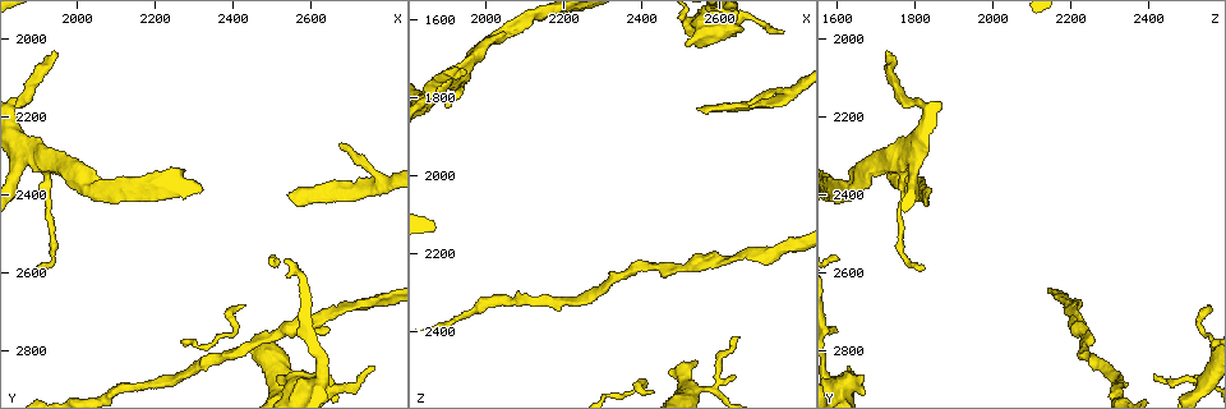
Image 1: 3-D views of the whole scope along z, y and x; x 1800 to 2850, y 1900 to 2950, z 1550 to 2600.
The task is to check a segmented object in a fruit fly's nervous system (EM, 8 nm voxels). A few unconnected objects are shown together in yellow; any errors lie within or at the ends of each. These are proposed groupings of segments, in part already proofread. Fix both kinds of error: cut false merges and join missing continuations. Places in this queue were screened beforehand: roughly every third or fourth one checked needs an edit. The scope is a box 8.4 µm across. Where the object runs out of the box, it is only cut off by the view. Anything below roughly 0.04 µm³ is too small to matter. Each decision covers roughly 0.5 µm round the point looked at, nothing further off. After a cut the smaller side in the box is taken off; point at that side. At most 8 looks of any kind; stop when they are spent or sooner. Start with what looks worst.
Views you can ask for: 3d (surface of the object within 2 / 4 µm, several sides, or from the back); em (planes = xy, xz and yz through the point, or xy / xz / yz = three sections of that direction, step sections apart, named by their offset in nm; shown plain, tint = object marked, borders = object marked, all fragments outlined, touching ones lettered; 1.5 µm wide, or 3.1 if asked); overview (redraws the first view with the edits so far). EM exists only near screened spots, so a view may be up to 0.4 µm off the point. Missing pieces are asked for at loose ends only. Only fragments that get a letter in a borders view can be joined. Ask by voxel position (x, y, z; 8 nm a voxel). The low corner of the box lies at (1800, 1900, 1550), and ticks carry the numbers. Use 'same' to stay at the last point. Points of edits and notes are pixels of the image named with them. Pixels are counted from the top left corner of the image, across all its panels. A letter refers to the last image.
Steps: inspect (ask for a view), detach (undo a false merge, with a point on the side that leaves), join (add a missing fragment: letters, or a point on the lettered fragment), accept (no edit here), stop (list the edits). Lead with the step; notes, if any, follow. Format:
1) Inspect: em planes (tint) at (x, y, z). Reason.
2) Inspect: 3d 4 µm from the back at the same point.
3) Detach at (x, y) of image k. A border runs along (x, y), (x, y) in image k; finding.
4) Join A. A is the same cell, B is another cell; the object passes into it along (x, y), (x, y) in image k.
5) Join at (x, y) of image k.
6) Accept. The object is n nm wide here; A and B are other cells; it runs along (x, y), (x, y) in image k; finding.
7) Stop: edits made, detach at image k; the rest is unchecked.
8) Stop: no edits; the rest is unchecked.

Inspect: em planes (borders) at (2540, 2400, 1830). Free end.

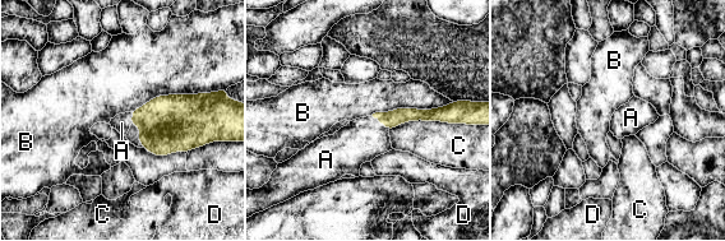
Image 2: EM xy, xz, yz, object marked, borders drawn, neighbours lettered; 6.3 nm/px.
Join A. A is the same cell, B, C and D are other cells; the object passes into it along (389, 120), (381, 121), (363, 139) in image 2; the neuron continues.

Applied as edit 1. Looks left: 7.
Inspect: overview. Redraw.

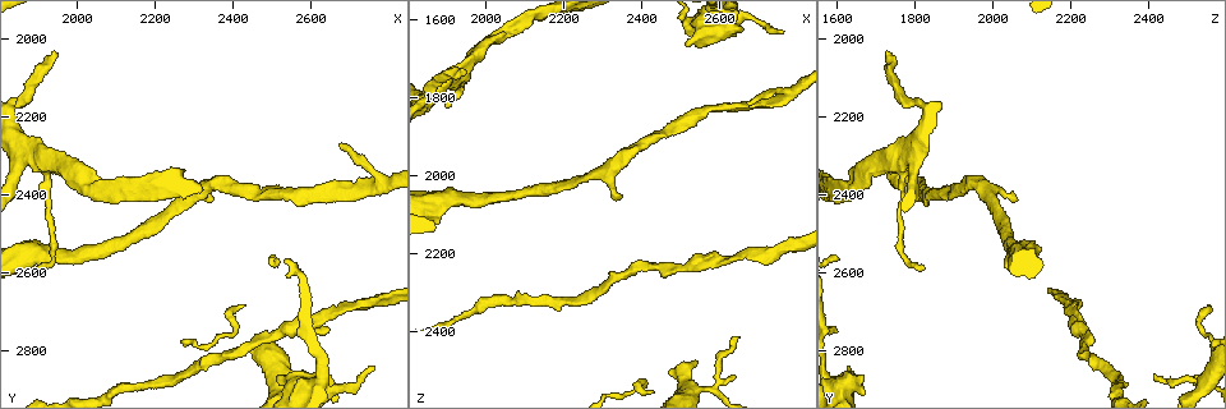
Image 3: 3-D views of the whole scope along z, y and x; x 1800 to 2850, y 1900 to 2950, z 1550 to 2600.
Inspect: em planes (plain) at (1945, 2040, 1730). Free end.

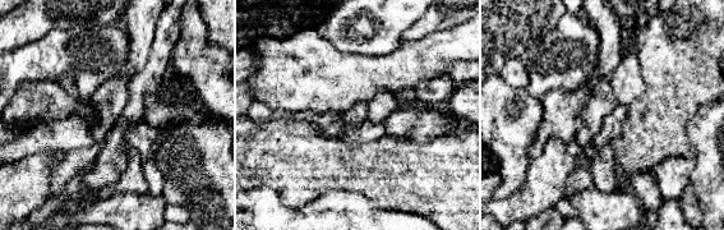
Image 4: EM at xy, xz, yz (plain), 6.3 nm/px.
Inspect: em planes (borders) at the same point.

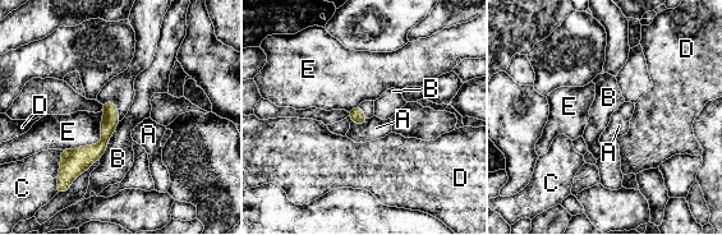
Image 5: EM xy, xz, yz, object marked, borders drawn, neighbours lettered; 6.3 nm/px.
Accept. The longest contact is with E, 380 nm; A, B, C, D and E are other cells; it runs along (110, 105), (105, 141), (70, 171) in image 5; no lettered fragment goes on from it.

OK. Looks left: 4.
Inspect: em planes (borders) at (2760, 2845, 1630).

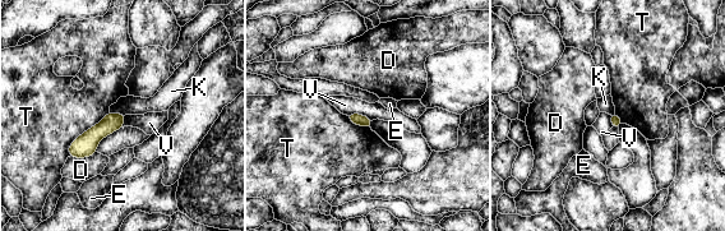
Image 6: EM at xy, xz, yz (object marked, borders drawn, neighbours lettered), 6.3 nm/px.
Accept. D, E, K, T and V are other cells; it runs along (120, 116), (72, 153) in image 6; none of them fits.

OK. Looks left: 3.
Stop: edits made, join at image 2; the rest is unchecked.

